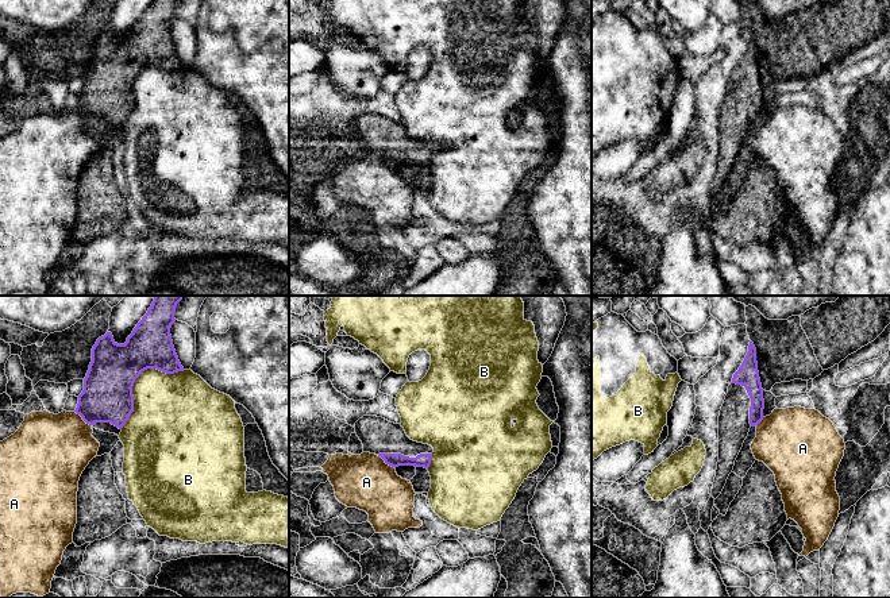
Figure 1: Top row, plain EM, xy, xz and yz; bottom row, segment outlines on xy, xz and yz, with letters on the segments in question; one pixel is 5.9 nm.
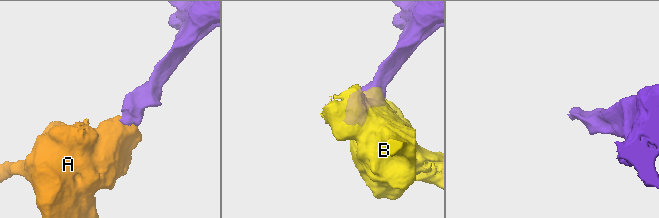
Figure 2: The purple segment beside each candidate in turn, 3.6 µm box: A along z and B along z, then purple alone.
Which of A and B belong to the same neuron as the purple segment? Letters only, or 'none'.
none

